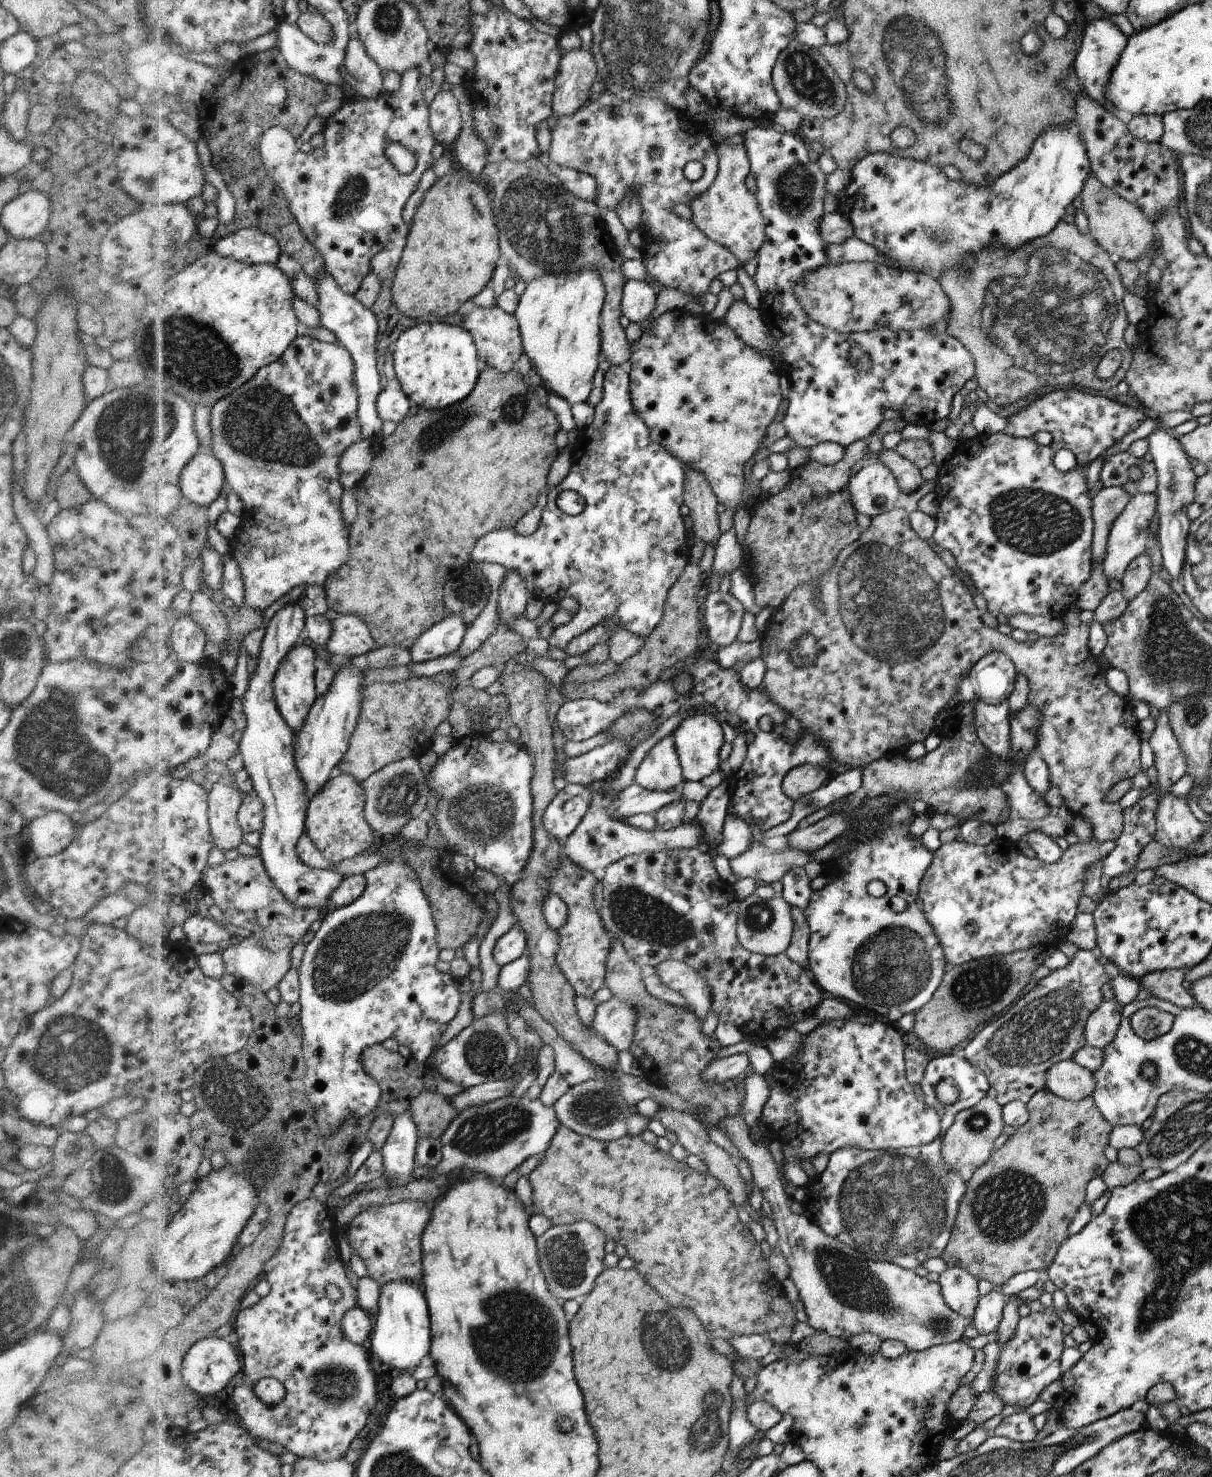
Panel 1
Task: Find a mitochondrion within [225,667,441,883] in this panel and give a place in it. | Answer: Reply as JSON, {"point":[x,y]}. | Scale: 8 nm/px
{"point":[397,795]}

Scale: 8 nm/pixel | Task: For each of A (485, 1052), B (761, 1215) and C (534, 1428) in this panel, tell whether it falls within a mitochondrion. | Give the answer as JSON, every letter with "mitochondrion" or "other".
{"A":"mitochondrion","B":"other","C":"other"}

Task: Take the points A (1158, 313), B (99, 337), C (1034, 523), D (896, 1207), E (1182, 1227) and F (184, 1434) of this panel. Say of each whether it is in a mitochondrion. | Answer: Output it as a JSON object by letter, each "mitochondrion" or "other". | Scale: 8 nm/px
{"A":"other","B":"other","C":"mitochondrion","D":"mitochondrion","E":"mitochondrion","F":"other"}

